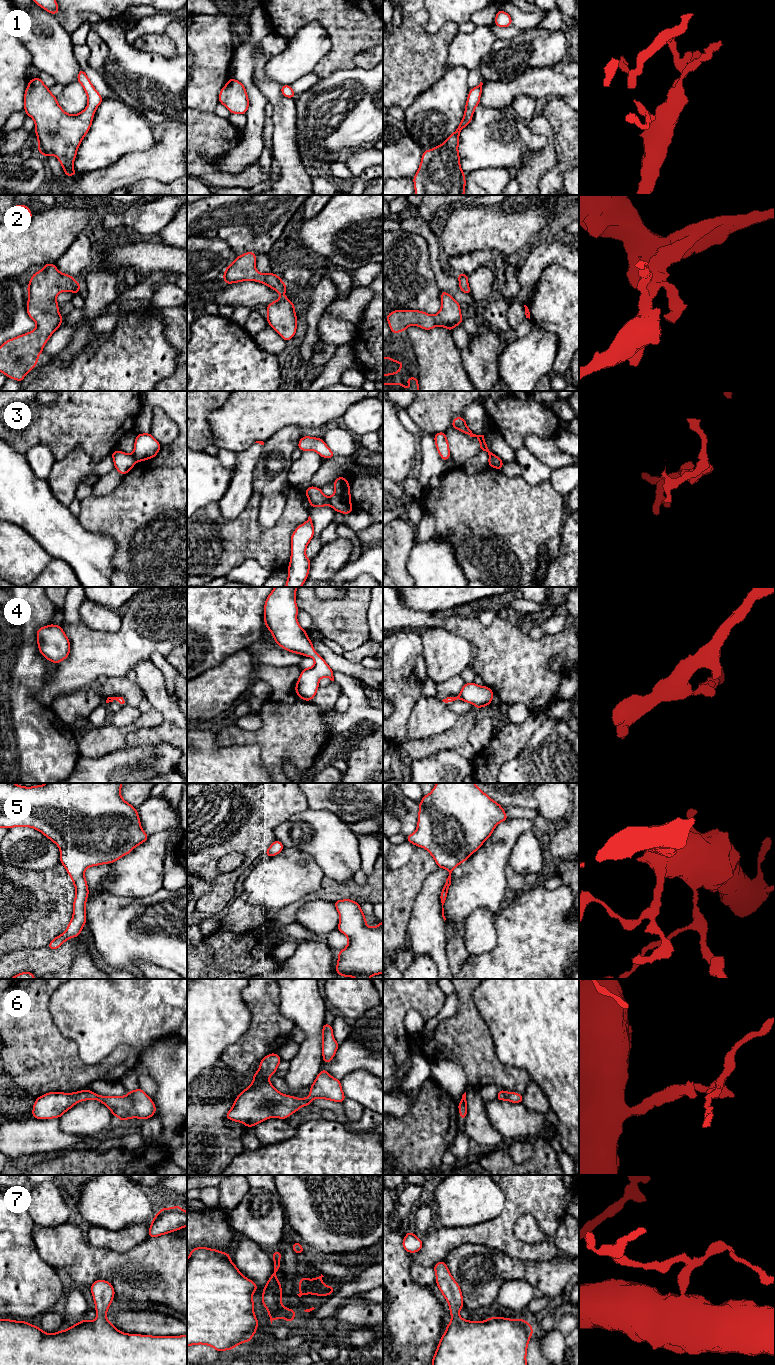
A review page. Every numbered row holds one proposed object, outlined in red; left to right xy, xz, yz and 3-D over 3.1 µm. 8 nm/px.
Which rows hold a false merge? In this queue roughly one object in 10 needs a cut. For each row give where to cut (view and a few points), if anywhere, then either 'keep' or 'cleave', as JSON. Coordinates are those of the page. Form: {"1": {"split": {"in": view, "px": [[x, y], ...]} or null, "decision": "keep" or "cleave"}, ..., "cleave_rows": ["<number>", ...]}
{"1": {"split": null, "decision": "keep"}, "2": {"split": null, "decision": "keep"}, "3": {"split": {"in": "xz", "px": [[328, 497], [330, 505]]}, "decision": "cleave"}, "4": {"split": null, "decision": "keep"}, "5": {"split": null, "decision": "keep"}, "6": {"split": null, "decision": "keep"}, "7": {"split": null, "decision": "keep"}, "cleave_rows": ["3"]}

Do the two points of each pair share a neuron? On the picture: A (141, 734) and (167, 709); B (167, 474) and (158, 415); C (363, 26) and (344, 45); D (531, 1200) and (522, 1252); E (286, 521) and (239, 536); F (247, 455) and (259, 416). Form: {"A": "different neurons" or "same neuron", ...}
{"A": "same neuron", "B": "different neurons", "C": "same neuron", "D": "same neuron", "E": "same neuron", "F": "different neurons"}

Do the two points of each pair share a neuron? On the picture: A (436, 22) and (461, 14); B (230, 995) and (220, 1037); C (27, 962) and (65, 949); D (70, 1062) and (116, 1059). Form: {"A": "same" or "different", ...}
{"A": "same", "B": "same", "C": "same", "D": "same"}

